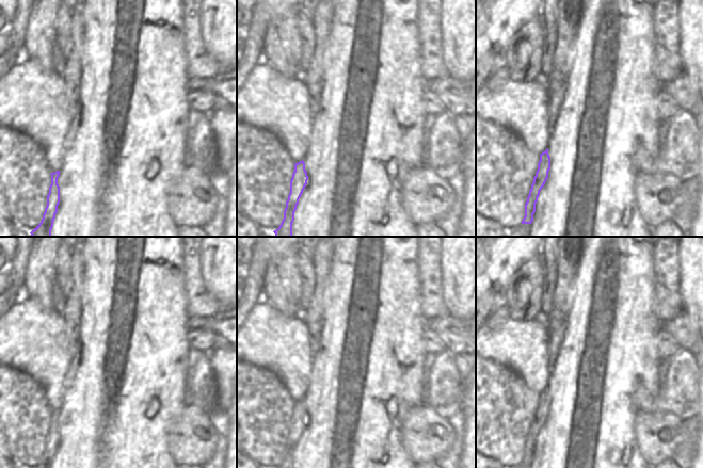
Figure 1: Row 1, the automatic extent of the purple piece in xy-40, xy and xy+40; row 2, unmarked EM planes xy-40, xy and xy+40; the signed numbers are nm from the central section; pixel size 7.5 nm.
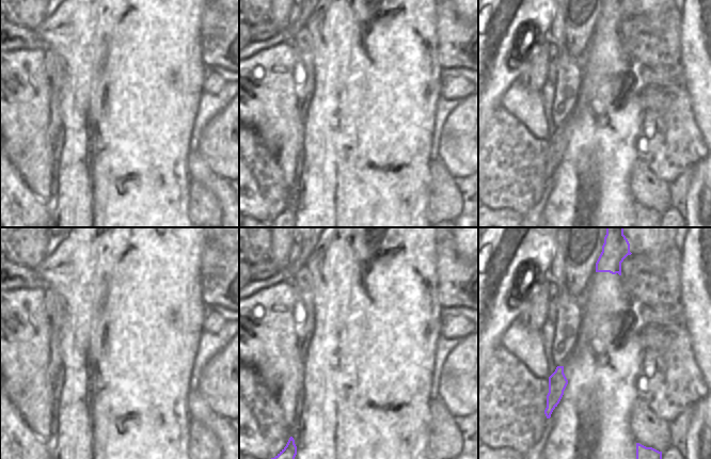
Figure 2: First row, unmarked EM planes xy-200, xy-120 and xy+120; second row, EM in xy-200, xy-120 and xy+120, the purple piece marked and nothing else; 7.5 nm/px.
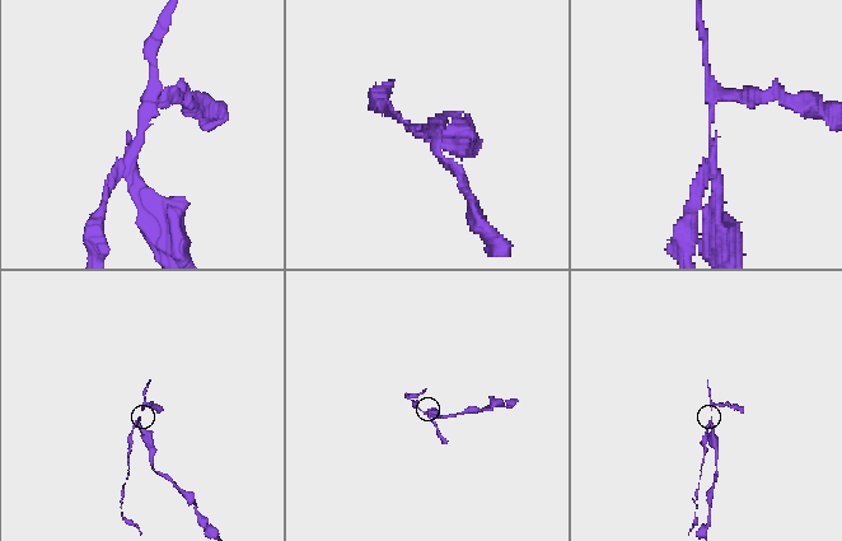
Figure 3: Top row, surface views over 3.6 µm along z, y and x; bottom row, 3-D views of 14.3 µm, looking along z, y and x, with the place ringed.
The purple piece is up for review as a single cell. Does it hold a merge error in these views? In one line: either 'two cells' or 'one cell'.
one cell

